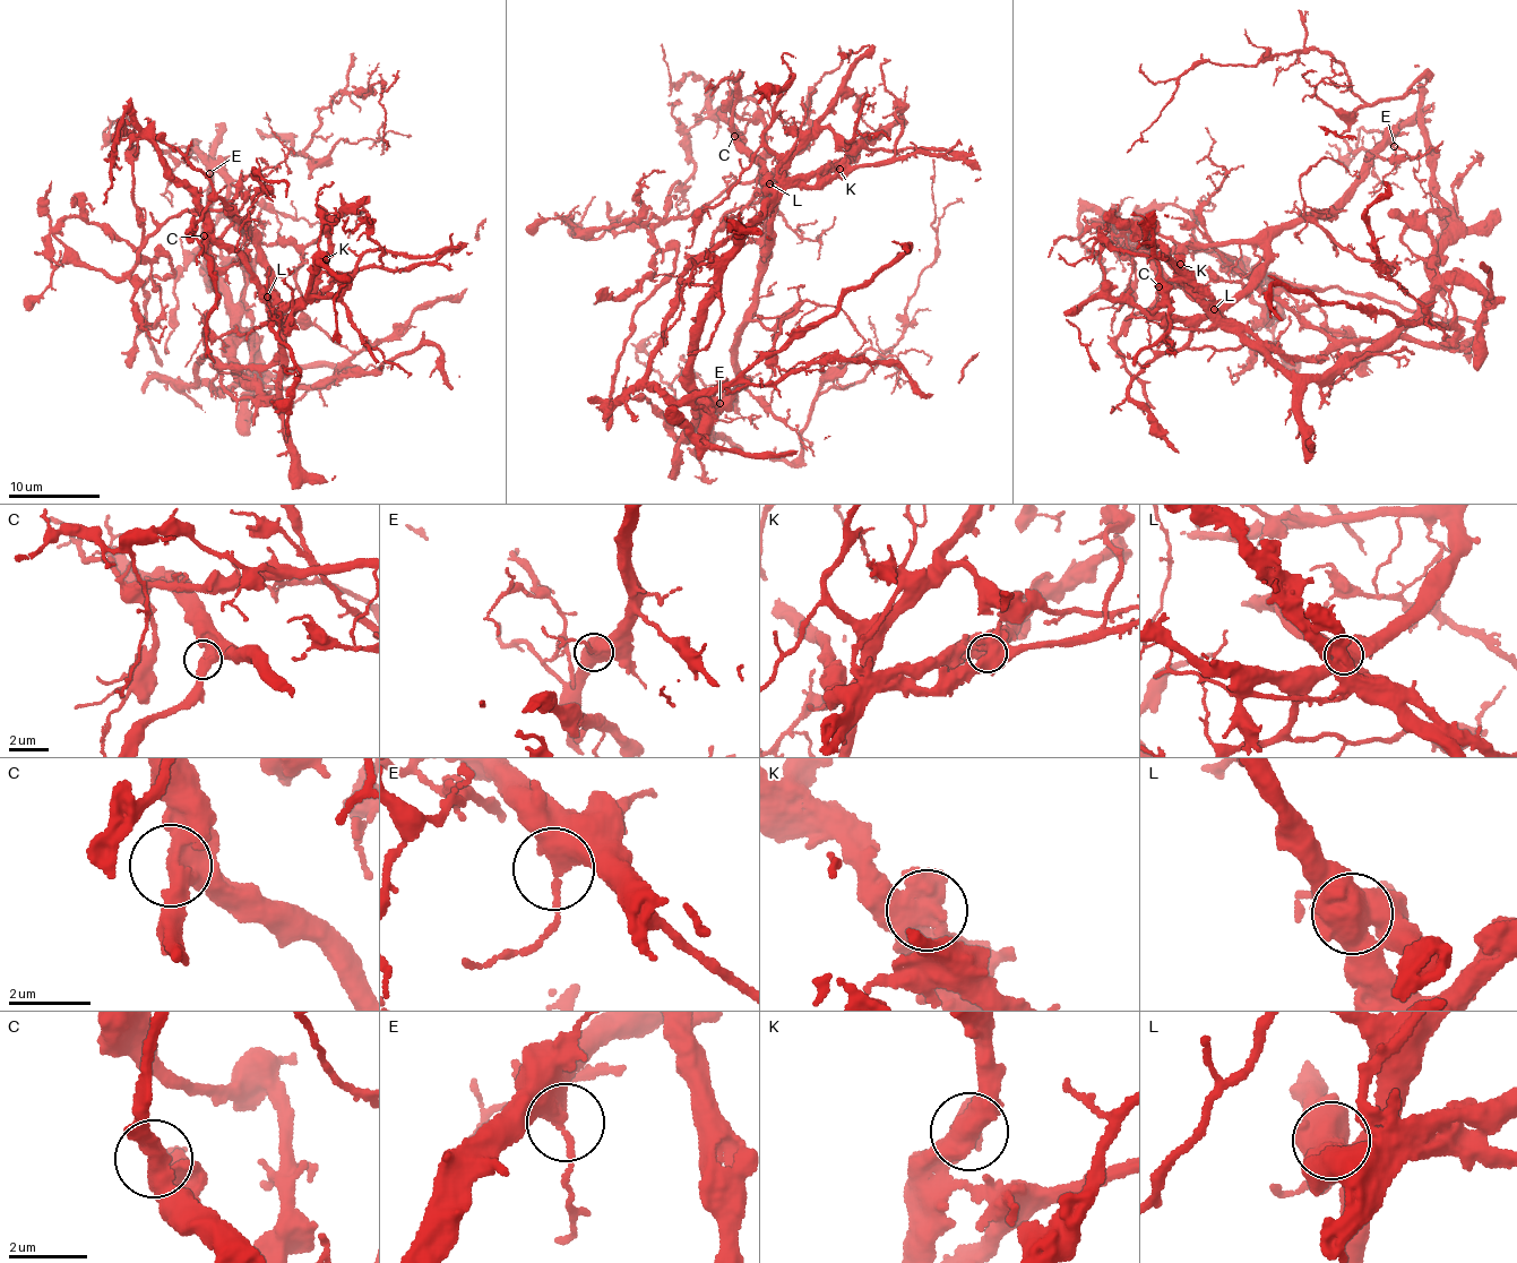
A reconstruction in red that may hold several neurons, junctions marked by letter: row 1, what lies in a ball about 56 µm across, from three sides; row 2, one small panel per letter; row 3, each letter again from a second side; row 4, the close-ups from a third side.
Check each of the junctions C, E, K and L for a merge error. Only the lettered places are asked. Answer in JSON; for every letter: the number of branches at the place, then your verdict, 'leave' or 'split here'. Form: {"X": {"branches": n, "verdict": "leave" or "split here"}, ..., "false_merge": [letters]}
{"C": {"branches": 2, "verdict": "leave"}, "E": {"branches": 2, "verdict": "leave"}, "K": {"branches": 2, "verdict": "split here"}, "L": {"branches": 3, "verdict": "split here"}, "false_merge": ["K", "L"]}

